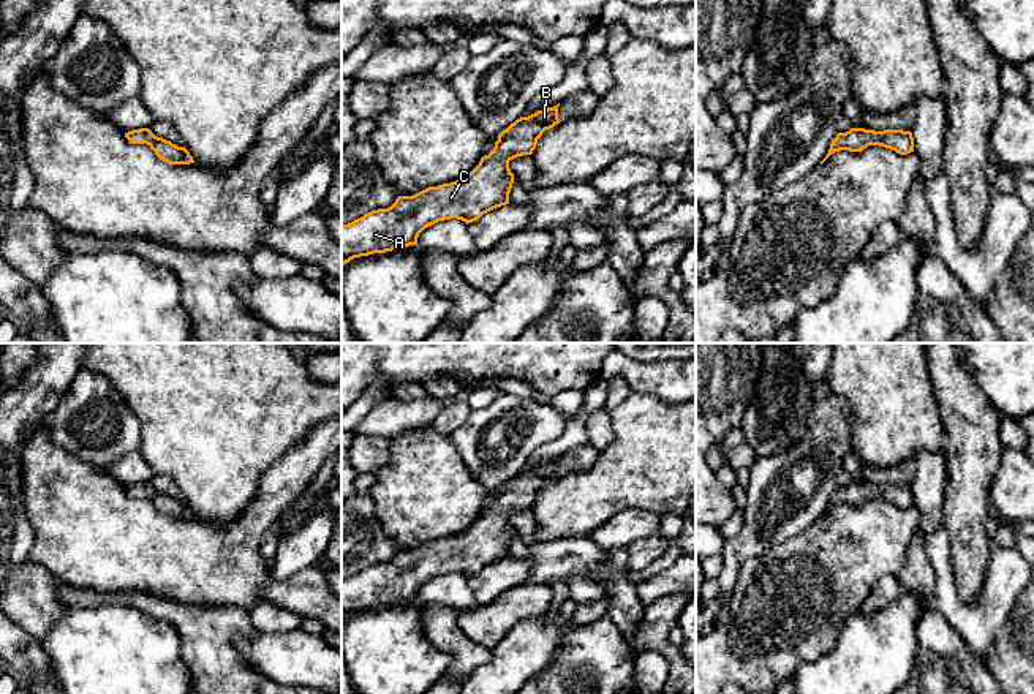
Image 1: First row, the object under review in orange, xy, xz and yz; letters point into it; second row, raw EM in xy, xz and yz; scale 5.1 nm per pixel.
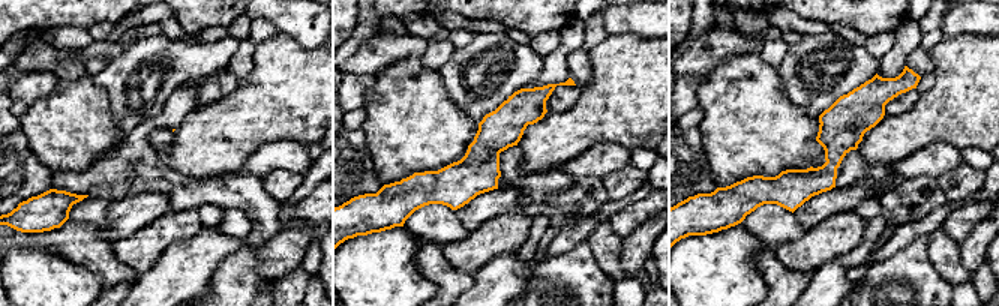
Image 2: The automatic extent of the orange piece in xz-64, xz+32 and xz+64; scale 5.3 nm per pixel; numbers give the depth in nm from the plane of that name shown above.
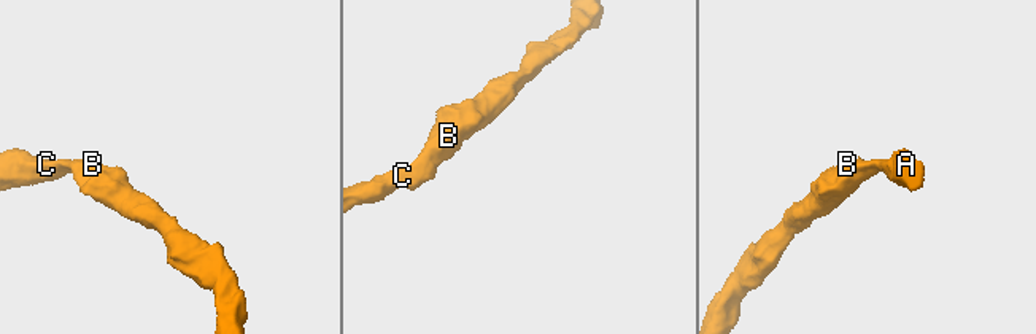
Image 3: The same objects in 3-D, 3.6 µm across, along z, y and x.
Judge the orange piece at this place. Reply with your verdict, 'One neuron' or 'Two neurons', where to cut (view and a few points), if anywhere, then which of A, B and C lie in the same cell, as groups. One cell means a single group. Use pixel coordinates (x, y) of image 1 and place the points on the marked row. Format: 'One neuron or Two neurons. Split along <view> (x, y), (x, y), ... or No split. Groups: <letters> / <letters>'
One neuron. No split. Groups: A B C

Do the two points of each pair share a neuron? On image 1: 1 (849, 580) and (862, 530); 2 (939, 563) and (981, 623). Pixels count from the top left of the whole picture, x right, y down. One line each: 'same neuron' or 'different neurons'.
1: same neuron
2: same neuron

